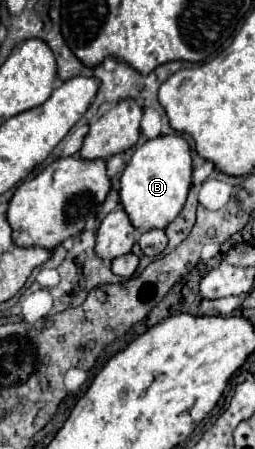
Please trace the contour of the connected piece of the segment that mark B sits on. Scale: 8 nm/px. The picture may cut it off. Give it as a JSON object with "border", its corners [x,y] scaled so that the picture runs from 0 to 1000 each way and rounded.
{"border":[[[702,298],[616,303],[522,339],[475,392],[467,445],[537,517],[639,512],[710,472],[749,419],[749,379],[741,321]]]}

